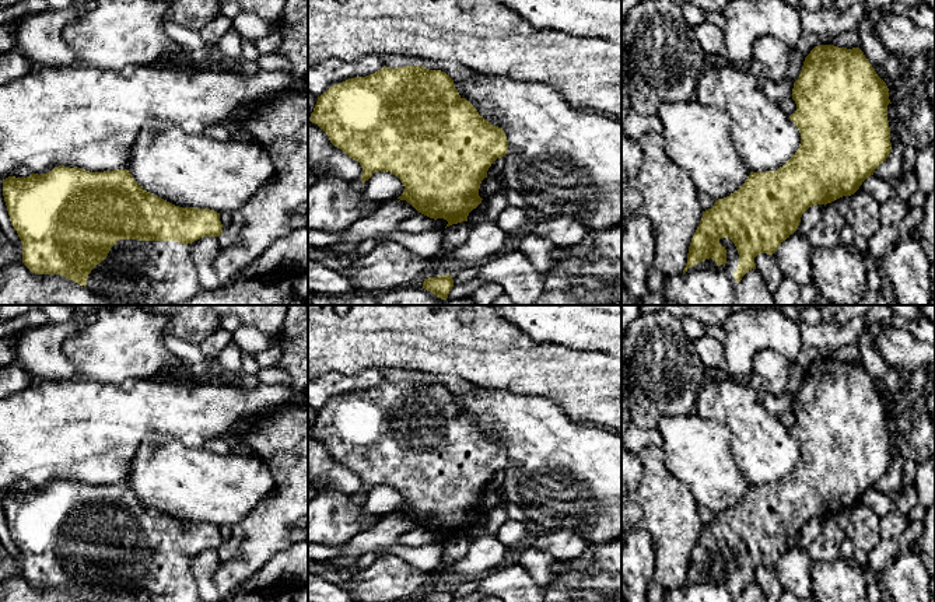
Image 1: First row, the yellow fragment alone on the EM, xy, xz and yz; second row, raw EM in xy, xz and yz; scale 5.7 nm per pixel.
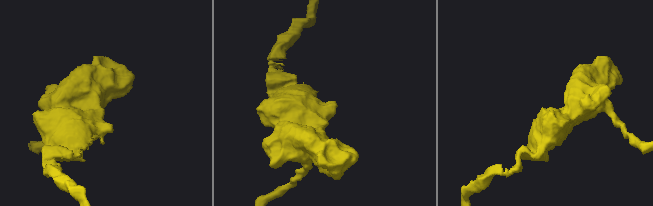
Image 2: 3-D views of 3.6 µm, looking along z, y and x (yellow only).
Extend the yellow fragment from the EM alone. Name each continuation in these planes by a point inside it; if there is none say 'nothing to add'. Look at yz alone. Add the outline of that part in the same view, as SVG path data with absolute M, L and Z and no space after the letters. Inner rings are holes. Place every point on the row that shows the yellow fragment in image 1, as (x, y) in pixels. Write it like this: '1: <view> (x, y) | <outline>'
1: yz (706, 283) | M721 238L719 244L726 249L726 263L718 266L714 259L705 259L689 267L682 280L683 305L731 305L738 284L736 272L739 253L729 238Z

